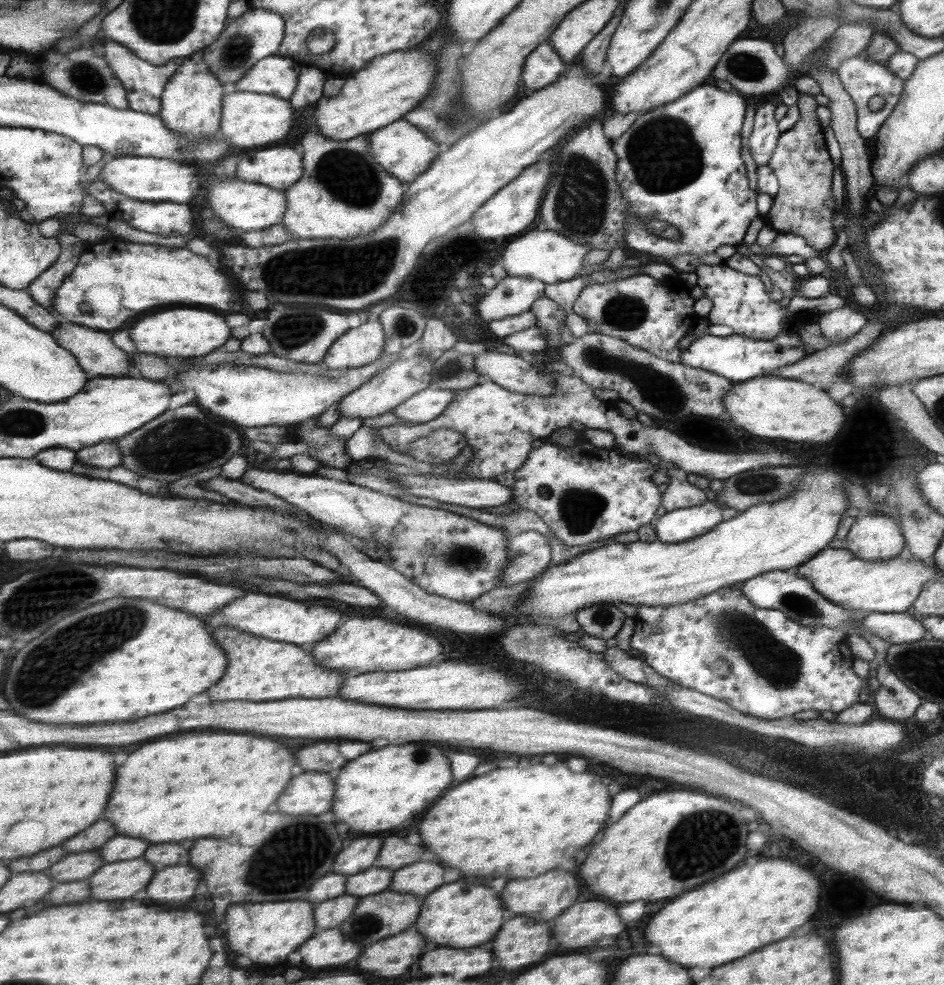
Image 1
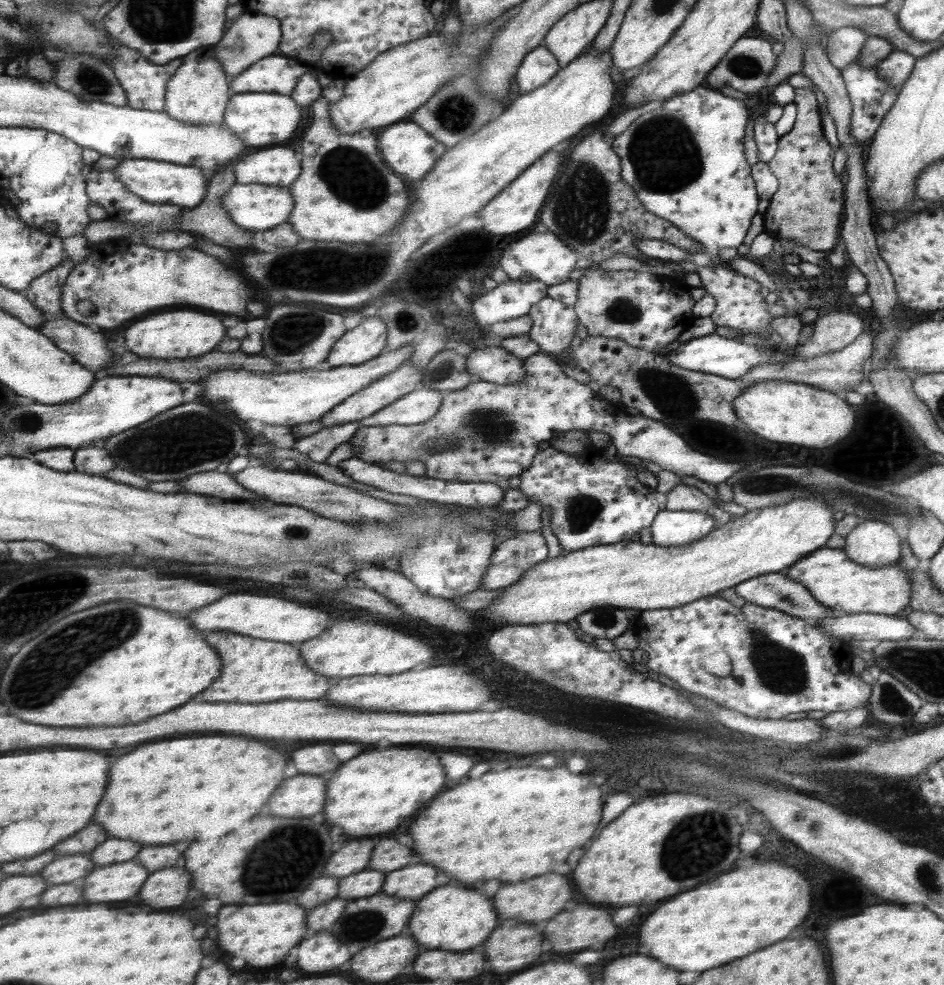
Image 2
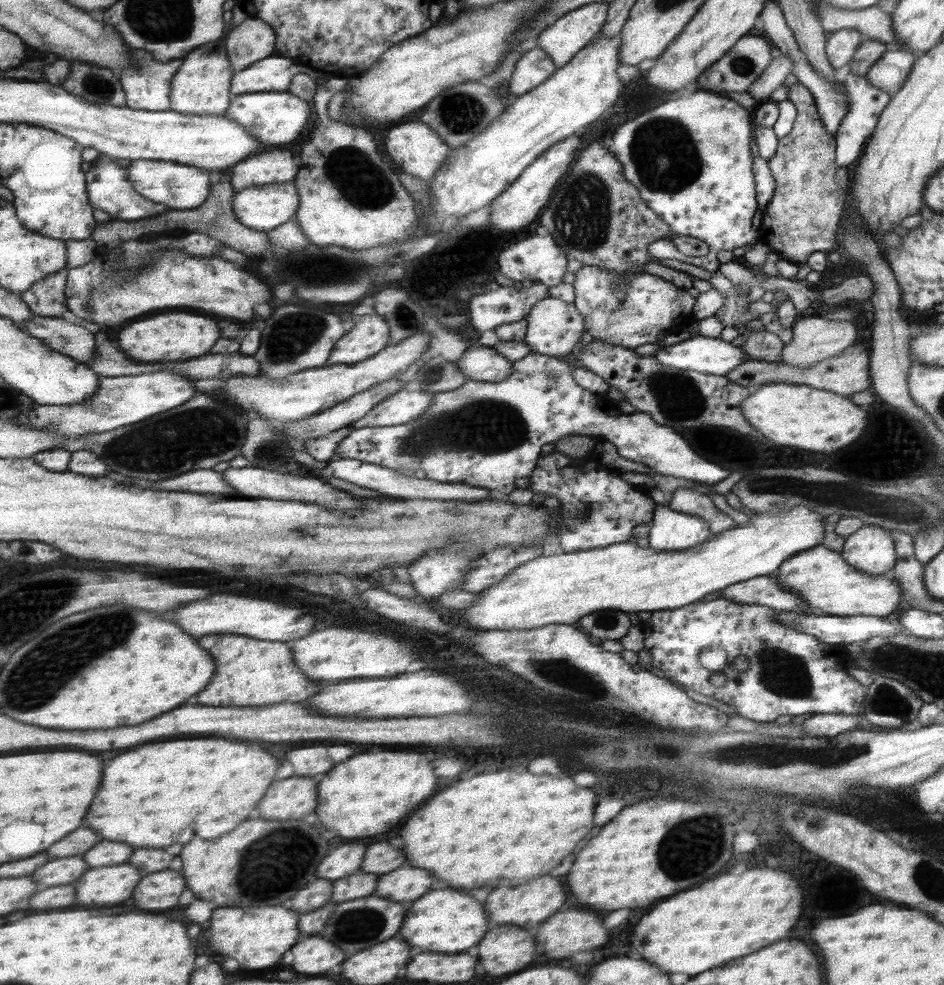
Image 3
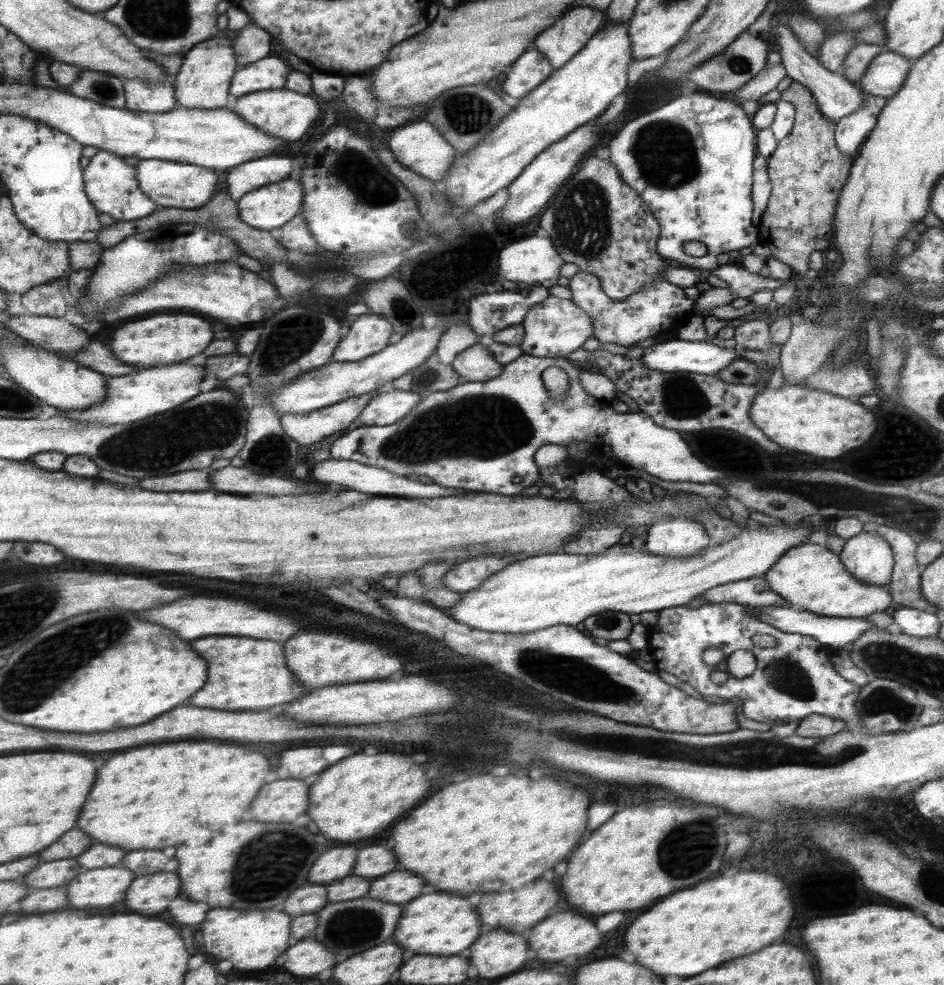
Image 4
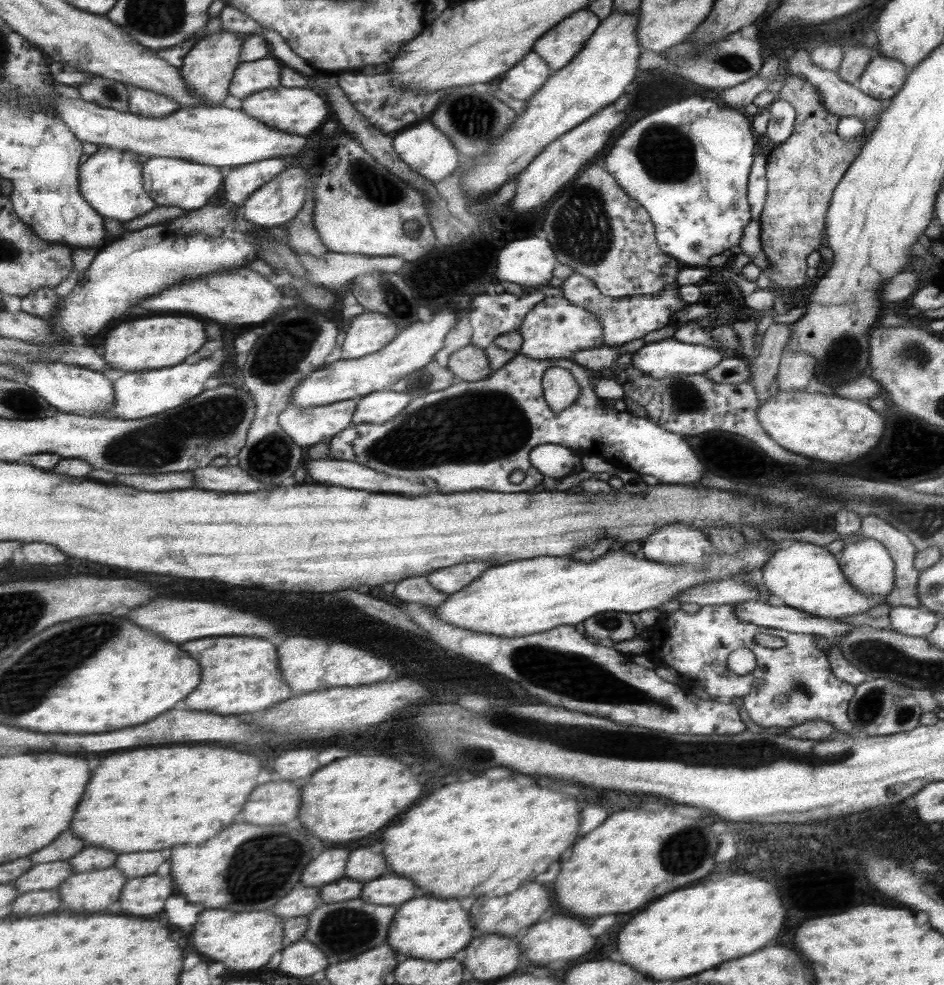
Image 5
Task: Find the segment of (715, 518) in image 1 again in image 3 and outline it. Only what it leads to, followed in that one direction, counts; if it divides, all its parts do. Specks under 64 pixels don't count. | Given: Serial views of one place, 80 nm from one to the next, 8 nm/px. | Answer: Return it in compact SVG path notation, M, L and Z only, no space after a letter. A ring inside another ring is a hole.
M655 505L649 524L647 546L653 550L687 550L692 546L709 542L713 537L709 526L701 518L672 511L661 505Z

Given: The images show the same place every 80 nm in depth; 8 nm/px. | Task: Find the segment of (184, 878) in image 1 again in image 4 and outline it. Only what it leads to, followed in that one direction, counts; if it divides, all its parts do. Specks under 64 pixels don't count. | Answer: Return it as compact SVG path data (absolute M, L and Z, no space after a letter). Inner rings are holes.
M151 874L141 876L133 882L131 894L127 894L127 906L135 914L159 914L165 912L167 906L181 892L181 880L177 874Z

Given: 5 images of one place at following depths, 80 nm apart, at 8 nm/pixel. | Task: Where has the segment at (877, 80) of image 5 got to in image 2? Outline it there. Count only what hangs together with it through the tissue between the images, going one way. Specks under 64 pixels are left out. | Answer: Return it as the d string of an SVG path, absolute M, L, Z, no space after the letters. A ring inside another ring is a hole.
M891 51L876 64L875 69L880 78L886 80L887 84L891 84L891 87L899 92L907 81L911 69L914 68L915 59L914 55L903 51Z

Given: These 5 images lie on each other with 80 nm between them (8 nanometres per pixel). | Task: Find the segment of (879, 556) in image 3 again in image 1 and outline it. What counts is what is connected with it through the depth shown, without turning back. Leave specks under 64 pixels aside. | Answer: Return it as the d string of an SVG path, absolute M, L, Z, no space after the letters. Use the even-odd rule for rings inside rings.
M873 512L869 516L856 515L854 523L844 538L843 548L850 550L851 555L857 559L877 562L887 561L901 555L901 550L905 546L902 531L895 518Z

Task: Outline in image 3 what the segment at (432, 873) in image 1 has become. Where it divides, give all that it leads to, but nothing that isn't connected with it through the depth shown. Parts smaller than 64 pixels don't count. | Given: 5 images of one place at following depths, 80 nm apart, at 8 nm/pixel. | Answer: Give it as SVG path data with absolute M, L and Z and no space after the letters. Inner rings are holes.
M399 868L391 874L379 878L377 892L383 898L391 898L395 902L419 900L433 886L433 876L421 868Z

